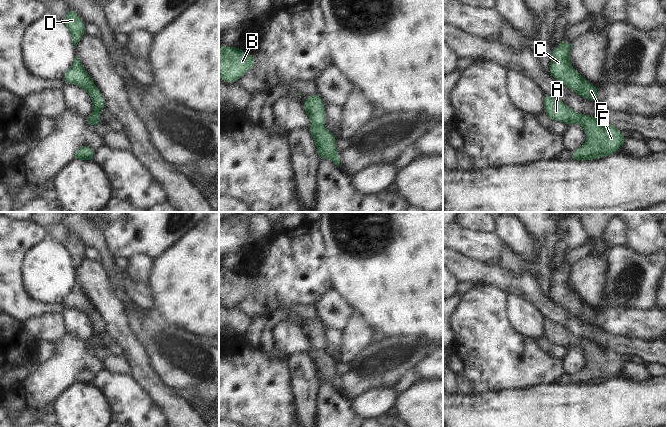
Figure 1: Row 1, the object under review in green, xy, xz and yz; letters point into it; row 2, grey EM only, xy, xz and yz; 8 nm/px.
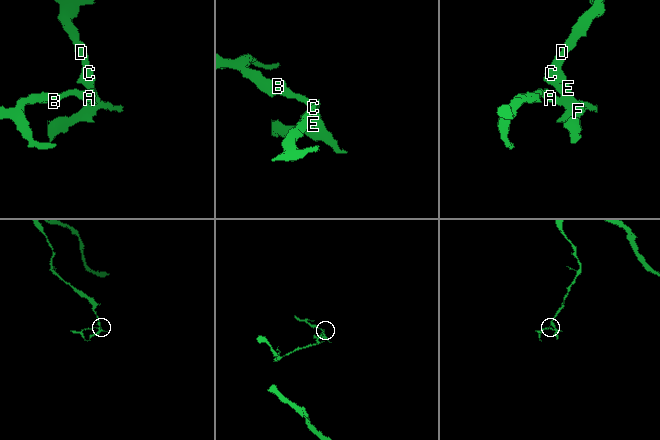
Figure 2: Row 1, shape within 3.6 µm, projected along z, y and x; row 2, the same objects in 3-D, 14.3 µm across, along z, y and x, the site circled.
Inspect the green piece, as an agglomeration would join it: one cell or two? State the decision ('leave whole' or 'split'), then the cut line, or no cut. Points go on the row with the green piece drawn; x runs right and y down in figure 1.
split | xy (99, 116), (93, 116), (89, 123)

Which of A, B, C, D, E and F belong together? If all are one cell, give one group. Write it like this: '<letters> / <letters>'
A B / C D E F

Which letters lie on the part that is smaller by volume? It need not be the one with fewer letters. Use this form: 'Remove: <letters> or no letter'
Remove: A, B

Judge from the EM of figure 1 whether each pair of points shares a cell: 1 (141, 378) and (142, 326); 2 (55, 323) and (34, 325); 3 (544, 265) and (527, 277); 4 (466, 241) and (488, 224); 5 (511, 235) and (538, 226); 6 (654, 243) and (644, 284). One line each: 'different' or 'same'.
1: different
2: same
3: different
4: different
5: different
6: different

